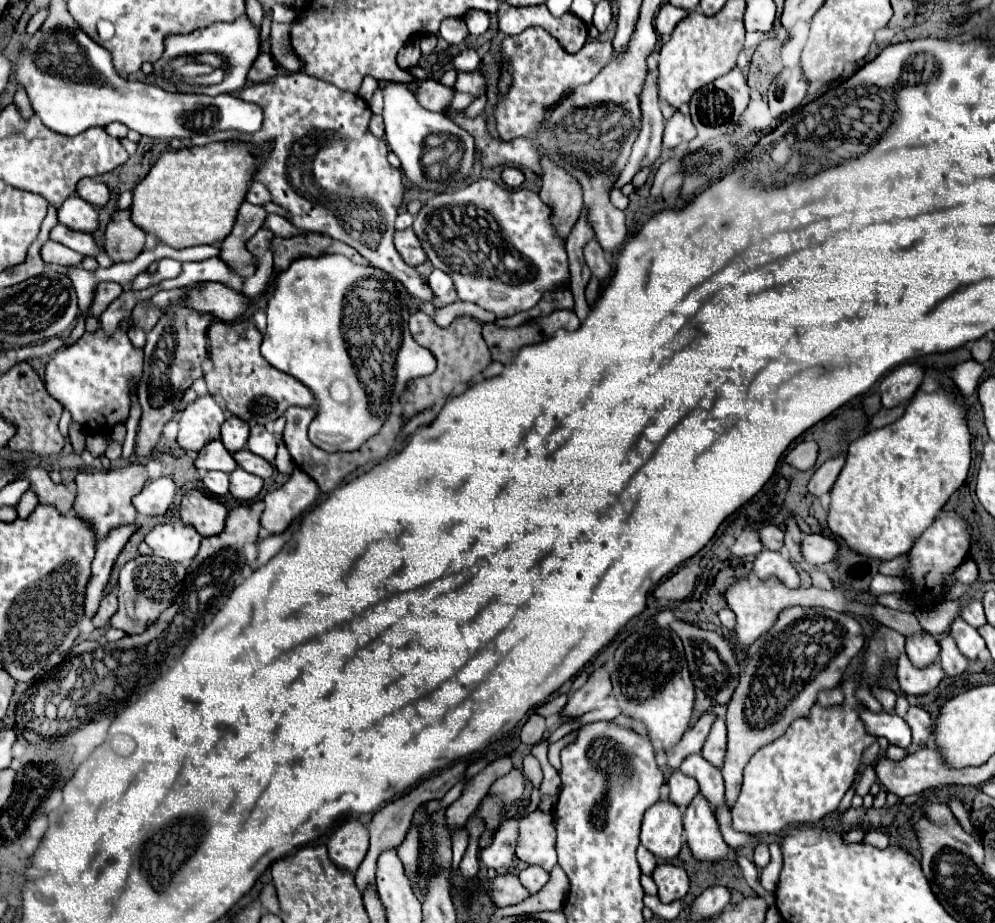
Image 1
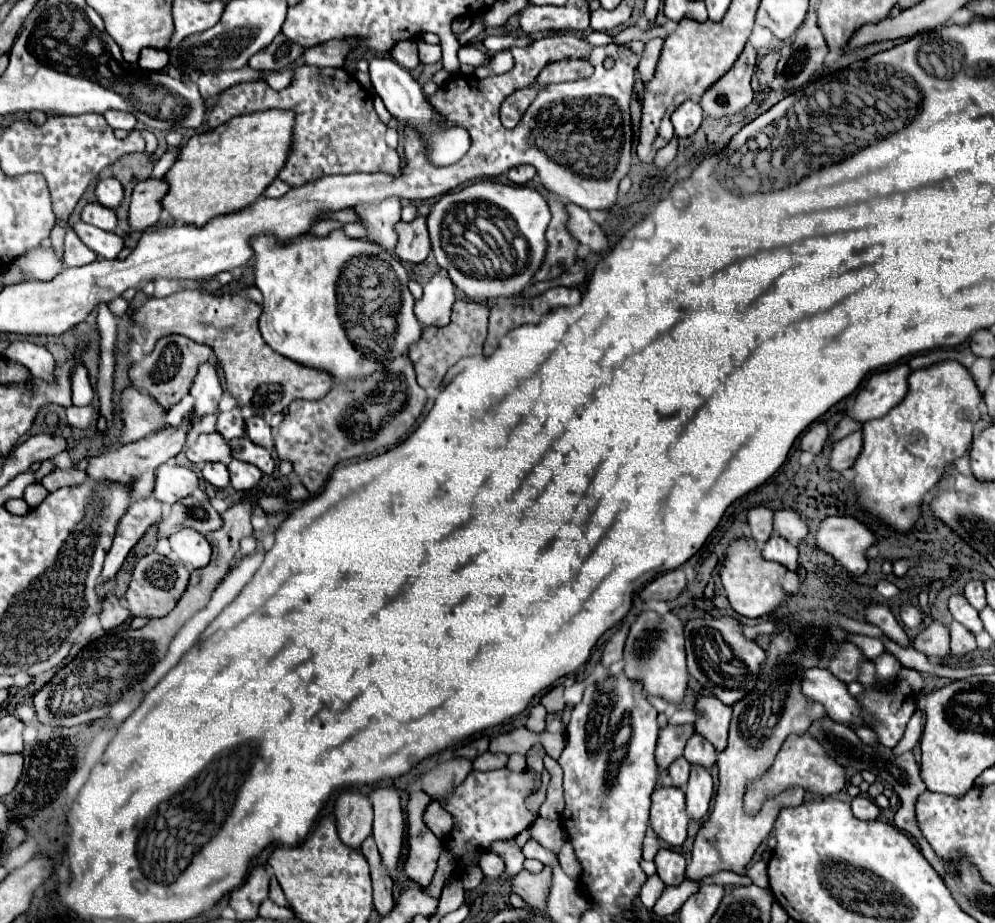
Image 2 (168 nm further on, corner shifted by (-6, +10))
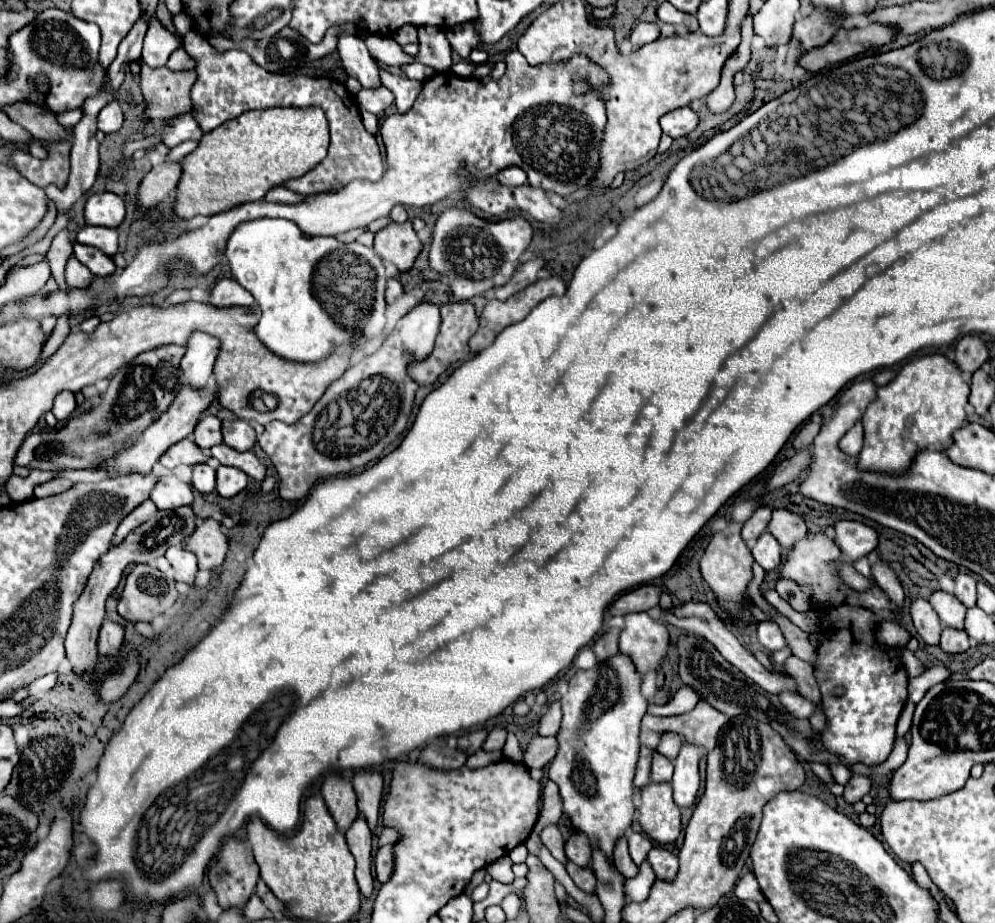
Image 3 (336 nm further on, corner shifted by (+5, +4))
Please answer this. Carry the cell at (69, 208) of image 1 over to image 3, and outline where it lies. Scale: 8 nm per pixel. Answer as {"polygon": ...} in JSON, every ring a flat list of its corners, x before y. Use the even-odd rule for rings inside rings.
{"polygon":[[83,226,77,234,77,242,99,248,109,258,113,258,117,254,117,248,119,248,117,246,117,230,101,228,101,226]]}

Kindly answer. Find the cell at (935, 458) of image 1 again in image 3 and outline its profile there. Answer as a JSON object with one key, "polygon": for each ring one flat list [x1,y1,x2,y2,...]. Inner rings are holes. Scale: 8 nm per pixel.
{"polygon":[[925,354,913,358,889,384,877,388,877,398,863,414,863,424,857,420,855,426,841,438,839,446,849,456,857,456,861,452,859,468,889,474,905,472,919,450,927,448,943,452,947,446,951,446,951,432,961,428,965,420,967,396,969,384,961,378,961,370,955,362,947,360,943,354]]}

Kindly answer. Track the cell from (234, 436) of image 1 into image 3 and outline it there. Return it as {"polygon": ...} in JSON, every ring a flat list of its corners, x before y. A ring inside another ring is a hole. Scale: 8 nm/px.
{"polygon":[[203,416,199,420,199,424,195,426,195,430,193,430,193,436,195,436,195,444,201,450,207,450,215,444,221,444,223,442,221,420,217,416]]}

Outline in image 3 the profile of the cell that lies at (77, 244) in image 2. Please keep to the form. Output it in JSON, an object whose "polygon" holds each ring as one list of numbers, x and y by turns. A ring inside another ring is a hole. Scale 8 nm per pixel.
{"polygon":[[71,256,67,260,65,280,67,280,69,288,87,288,87,284,91,284,91,280,93,280,93,274,89,272,89,268,79,264,79,260,75,260,75,256]]}

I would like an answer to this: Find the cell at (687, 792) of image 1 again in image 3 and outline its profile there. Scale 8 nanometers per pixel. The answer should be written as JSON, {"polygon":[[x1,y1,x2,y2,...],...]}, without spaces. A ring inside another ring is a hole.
{"polygon":[[655,752,651,762,651,780,653,782,669,782,673,776,673,762]]}

